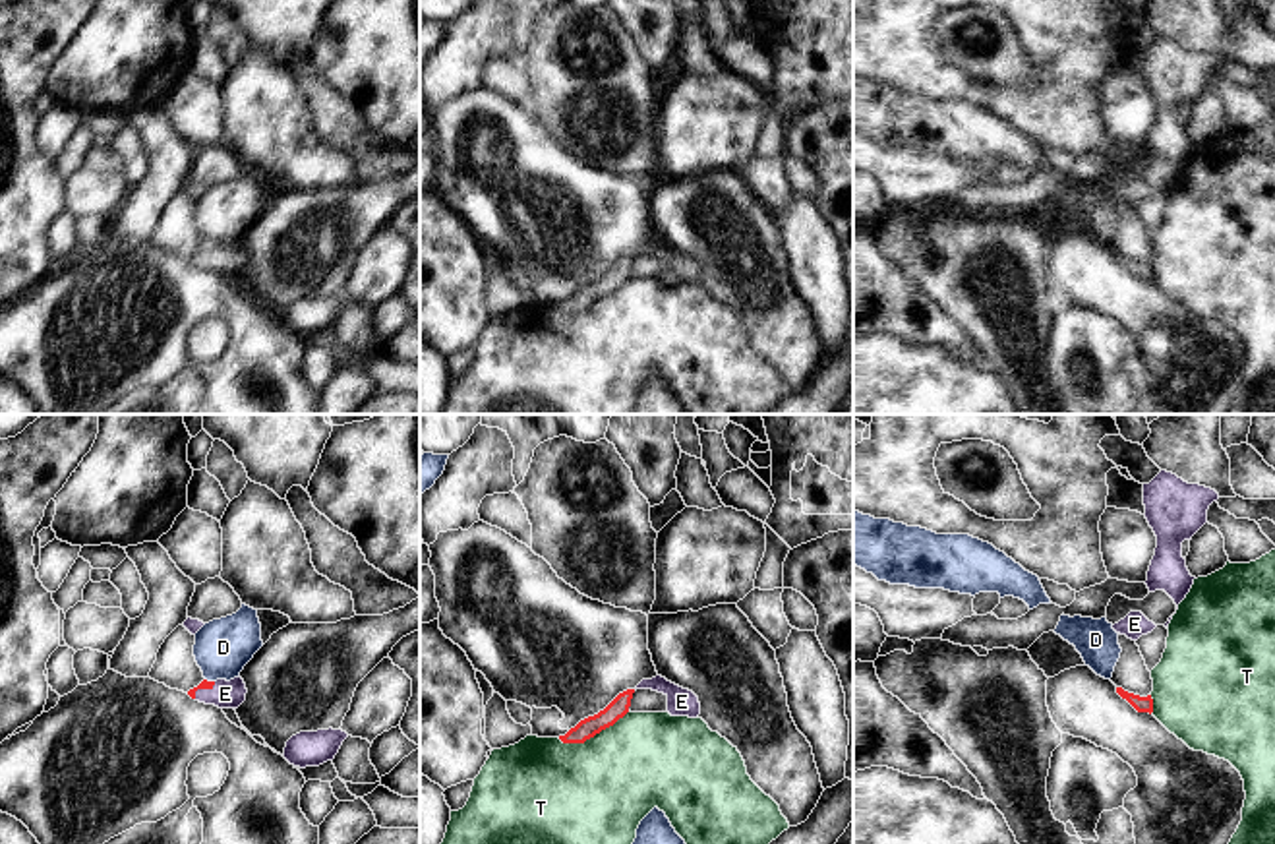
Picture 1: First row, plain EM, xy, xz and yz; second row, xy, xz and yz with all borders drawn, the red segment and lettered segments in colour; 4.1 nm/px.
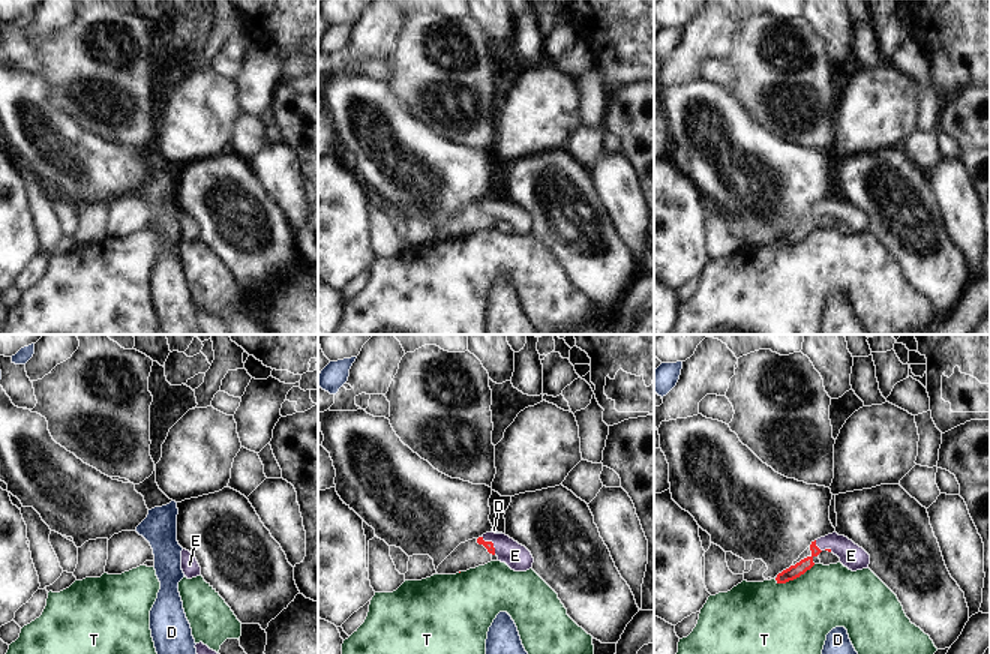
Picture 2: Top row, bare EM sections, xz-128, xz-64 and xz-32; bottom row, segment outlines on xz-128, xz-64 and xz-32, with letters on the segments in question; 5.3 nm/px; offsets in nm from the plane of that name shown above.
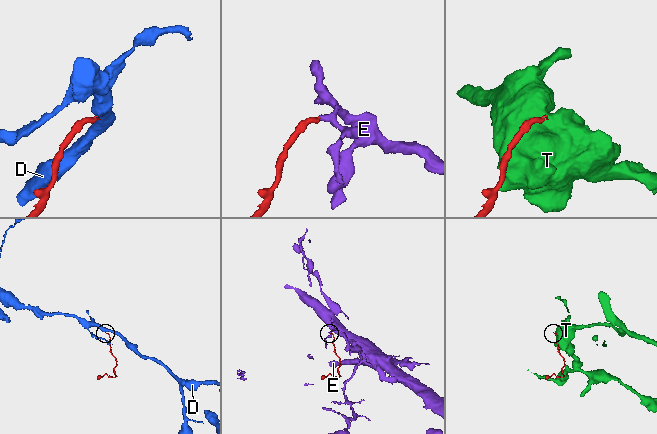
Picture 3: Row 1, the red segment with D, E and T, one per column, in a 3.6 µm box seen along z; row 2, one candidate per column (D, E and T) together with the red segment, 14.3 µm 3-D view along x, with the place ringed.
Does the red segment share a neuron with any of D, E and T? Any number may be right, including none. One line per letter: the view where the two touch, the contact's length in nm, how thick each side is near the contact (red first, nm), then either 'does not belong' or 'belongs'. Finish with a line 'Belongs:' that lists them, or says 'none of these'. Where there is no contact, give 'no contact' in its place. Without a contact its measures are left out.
D: contact in xy; length 40 nm; calibres 40 and 240 nm; does not belong
E: contact in xy; length 120 nm; calibres 40 and 110 nm; belongs
T: contact in xz; length 320 nm; calibres 90 and 440 nm; does not belong
Belongs: E

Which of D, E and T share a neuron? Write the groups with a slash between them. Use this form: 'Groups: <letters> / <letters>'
Groups: D / E / T

